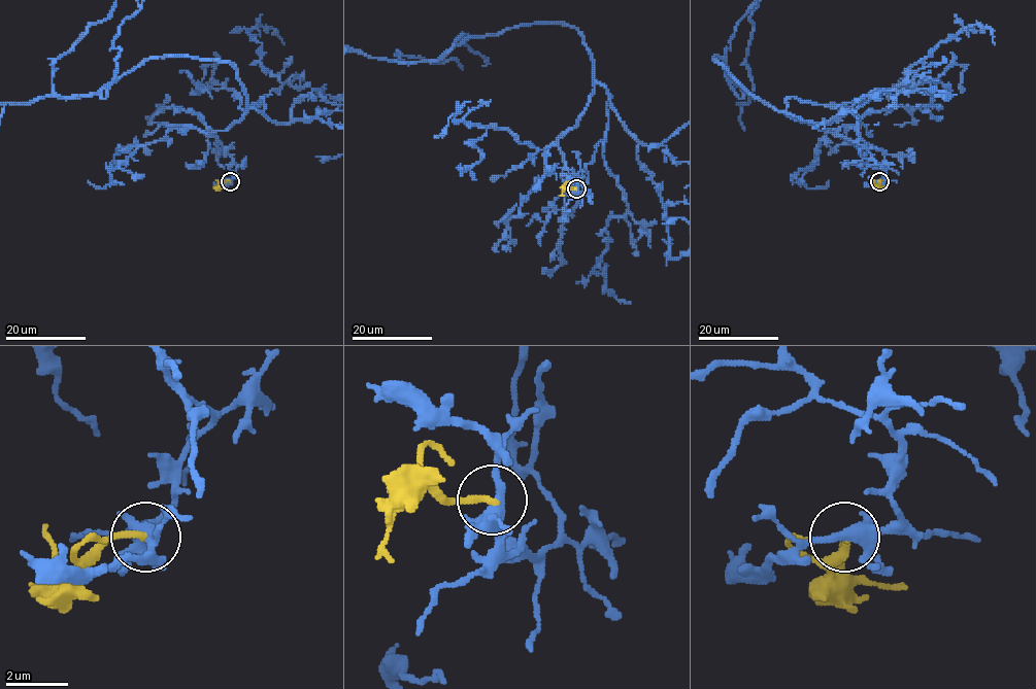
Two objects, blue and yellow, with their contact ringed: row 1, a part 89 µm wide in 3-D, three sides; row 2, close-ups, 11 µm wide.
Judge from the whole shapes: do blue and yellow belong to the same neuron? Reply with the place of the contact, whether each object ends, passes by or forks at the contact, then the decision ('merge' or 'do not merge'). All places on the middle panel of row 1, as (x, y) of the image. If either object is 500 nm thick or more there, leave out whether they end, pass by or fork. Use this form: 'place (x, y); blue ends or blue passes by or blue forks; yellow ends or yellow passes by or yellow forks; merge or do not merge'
place (576, 188); blue forks; yellow ends; do not merge

